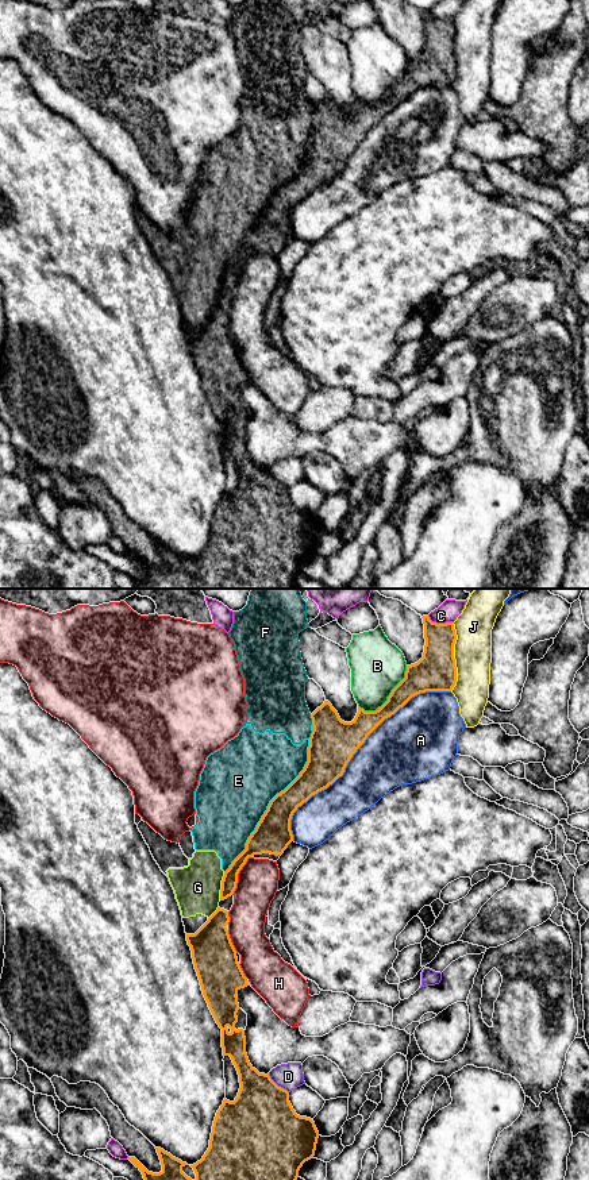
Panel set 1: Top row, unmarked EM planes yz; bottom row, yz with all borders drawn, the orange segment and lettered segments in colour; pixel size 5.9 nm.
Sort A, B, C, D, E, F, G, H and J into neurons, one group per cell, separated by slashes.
A / B / C / D / E F G / H / J

